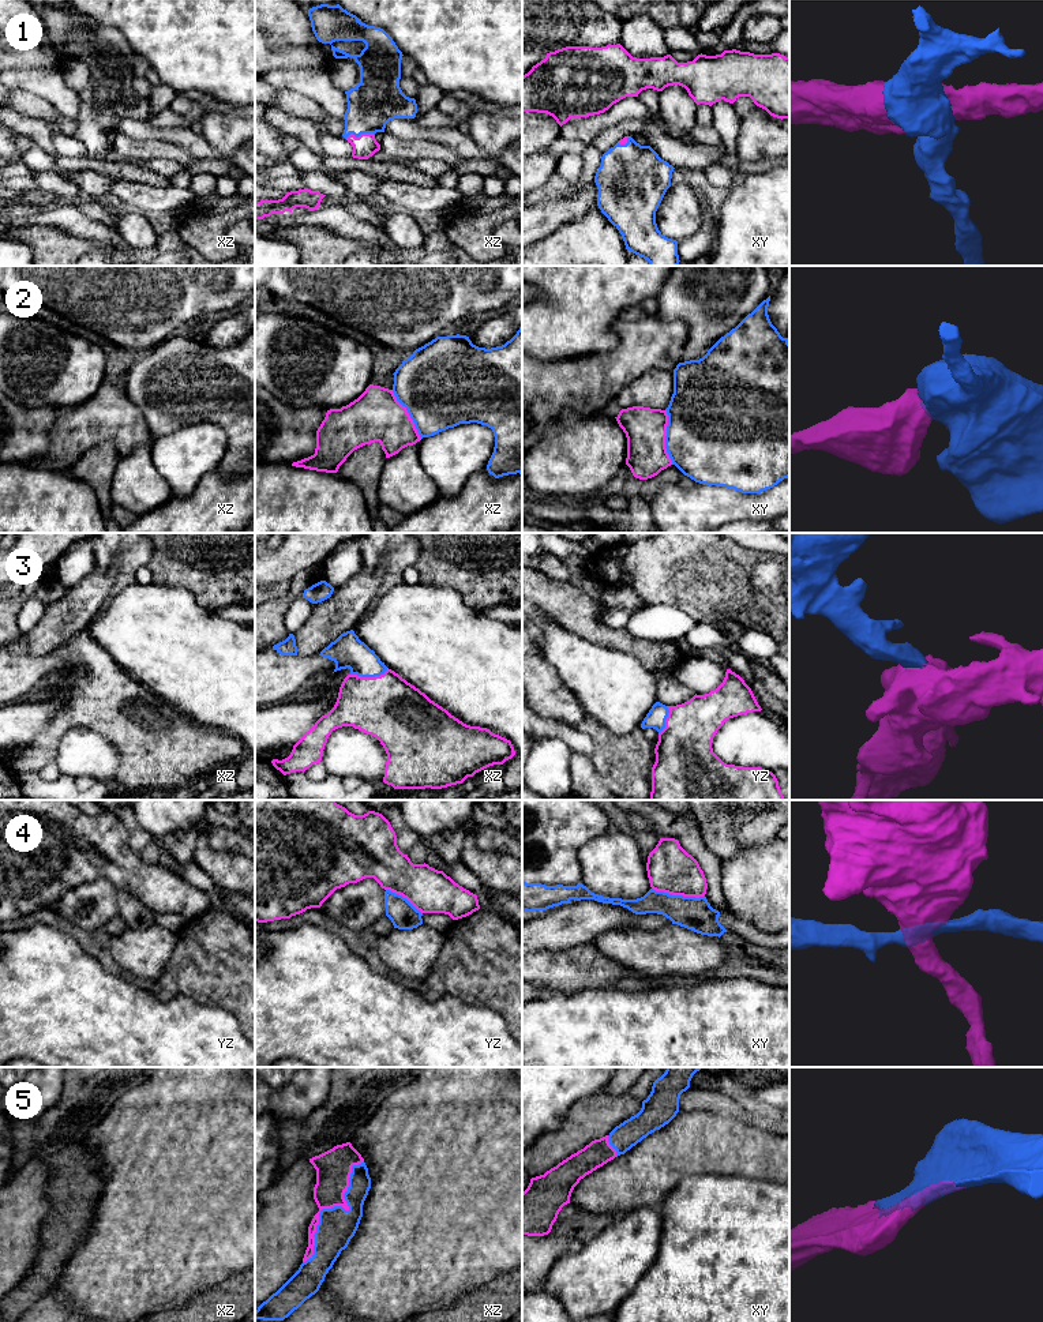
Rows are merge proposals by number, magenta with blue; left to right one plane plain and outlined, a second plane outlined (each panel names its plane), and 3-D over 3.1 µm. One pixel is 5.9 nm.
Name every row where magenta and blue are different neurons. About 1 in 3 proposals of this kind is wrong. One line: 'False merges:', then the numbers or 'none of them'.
False merges: 2, 4

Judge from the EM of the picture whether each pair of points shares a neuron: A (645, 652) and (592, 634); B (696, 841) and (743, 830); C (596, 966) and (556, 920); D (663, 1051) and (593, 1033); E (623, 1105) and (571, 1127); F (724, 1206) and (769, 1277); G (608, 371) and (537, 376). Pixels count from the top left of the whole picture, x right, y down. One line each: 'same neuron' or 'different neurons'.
A: same neuron
B: different neurons
C: different neurons
D: same neuron
E: same neuron
F: same neuron
G: same neuron

